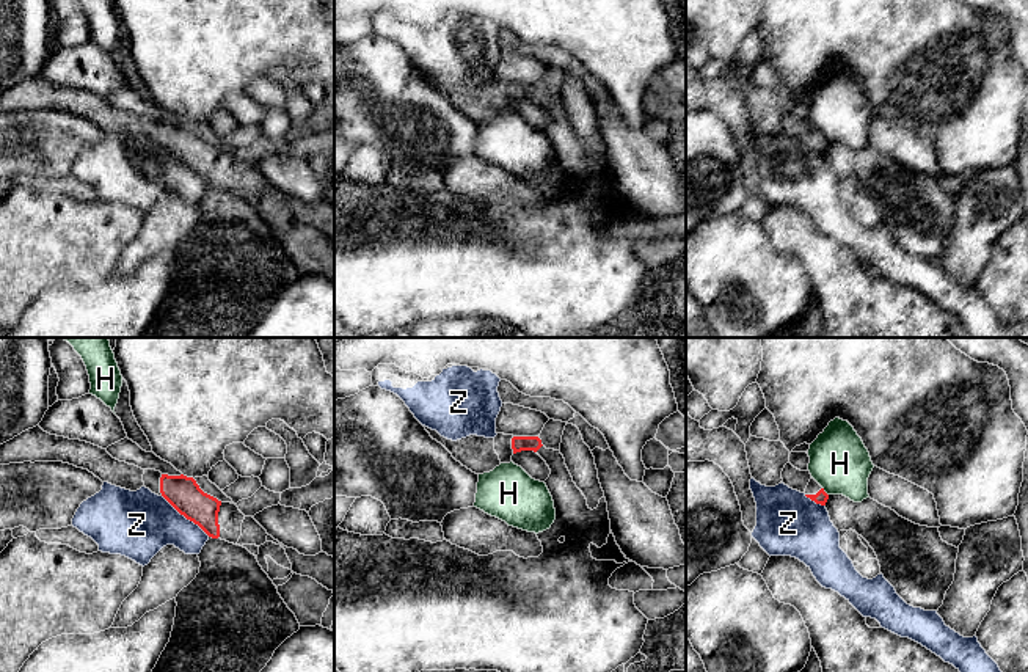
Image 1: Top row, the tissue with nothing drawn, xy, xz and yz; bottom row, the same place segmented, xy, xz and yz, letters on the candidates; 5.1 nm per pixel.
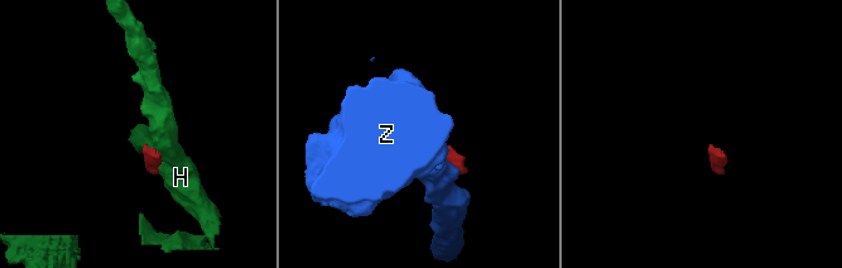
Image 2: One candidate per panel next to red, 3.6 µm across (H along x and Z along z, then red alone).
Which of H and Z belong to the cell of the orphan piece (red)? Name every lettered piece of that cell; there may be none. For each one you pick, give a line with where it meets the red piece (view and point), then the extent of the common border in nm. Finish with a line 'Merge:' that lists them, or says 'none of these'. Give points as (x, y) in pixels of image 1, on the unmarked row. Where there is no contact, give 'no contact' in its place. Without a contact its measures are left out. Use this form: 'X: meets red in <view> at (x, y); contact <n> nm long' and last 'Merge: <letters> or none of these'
Merge: none of these

